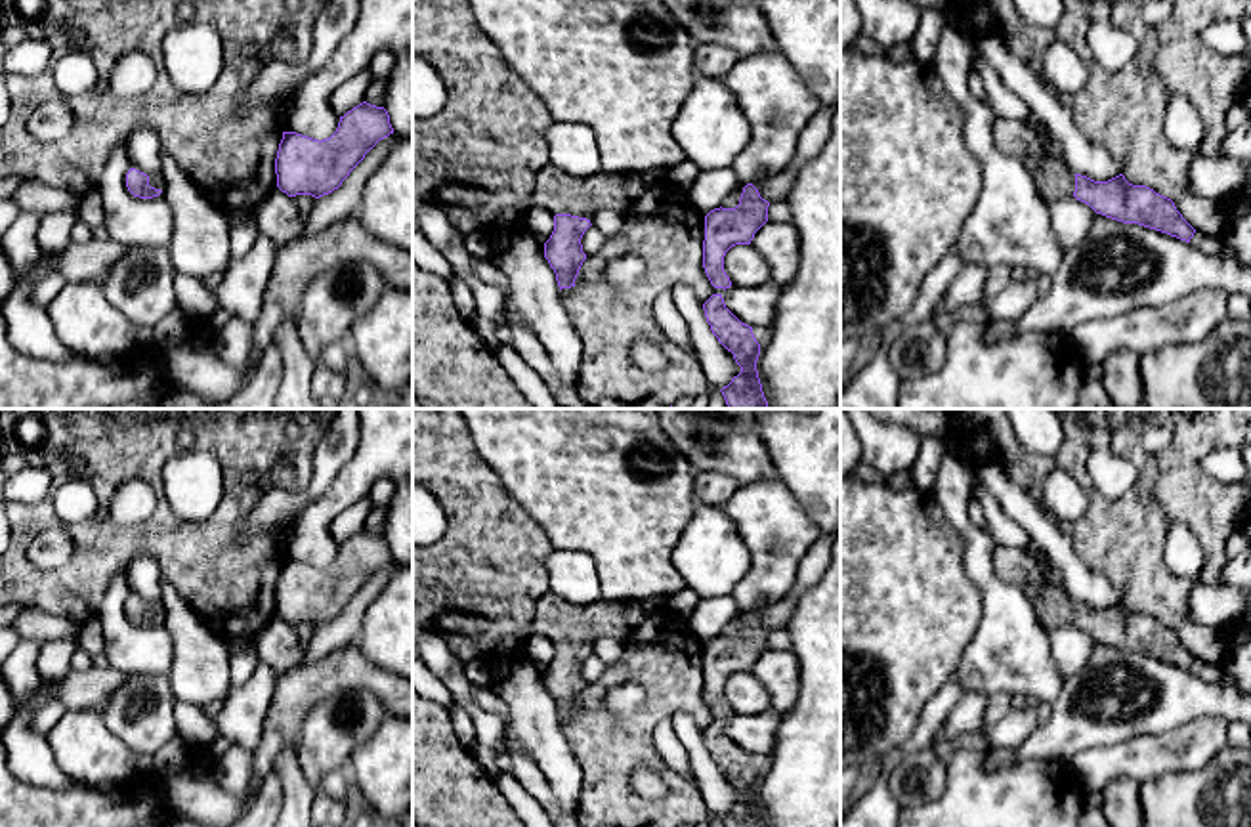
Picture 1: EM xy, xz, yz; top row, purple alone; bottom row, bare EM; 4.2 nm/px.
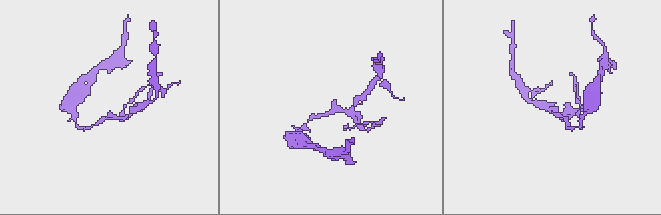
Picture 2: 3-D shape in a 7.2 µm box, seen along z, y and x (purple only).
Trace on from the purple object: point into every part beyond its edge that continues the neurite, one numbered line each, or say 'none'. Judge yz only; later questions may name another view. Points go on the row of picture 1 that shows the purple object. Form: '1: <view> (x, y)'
1: yz (1055, 180)

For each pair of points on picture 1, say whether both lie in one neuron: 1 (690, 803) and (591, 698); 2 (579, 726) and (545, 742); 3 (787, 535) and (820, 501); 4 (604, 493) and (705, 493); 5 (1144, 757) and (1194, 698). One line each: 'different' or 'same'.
1: same
2: different
3: different
4: different
5: different

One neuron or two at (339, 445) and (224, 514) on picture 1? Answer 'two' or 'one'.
two

